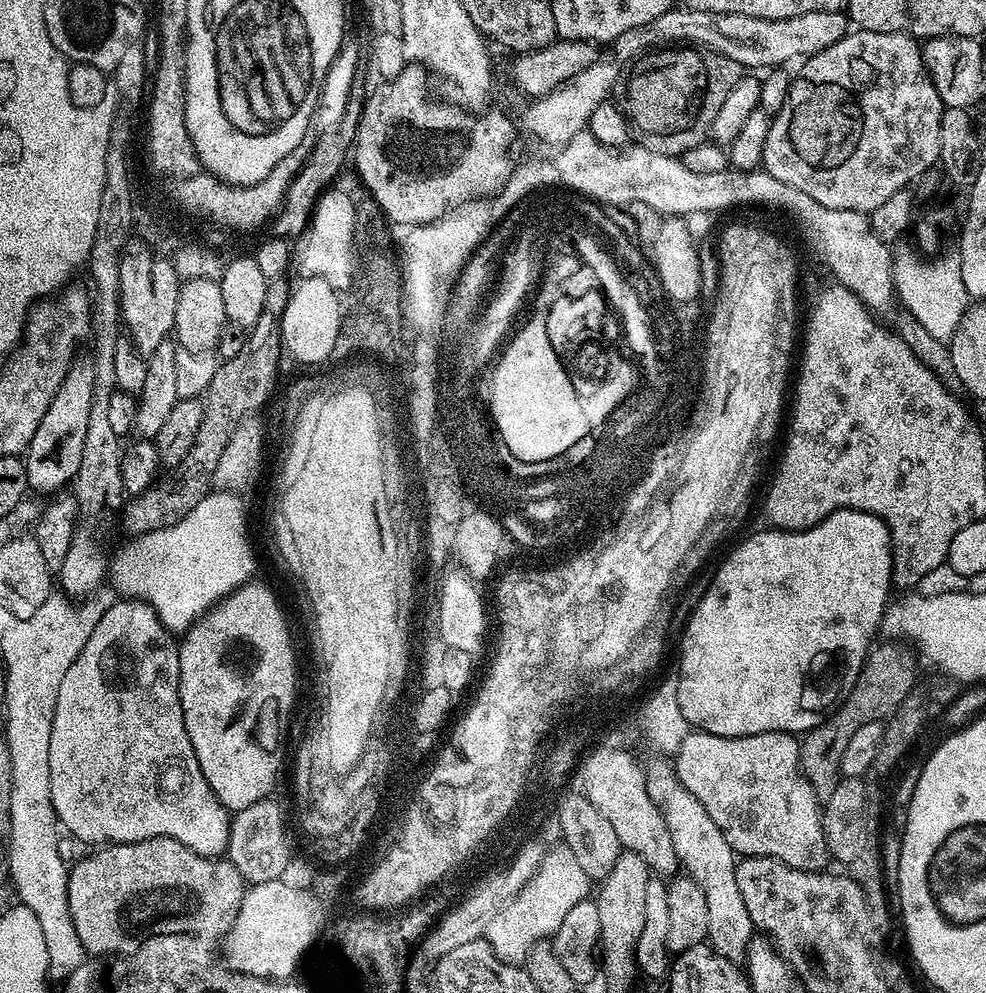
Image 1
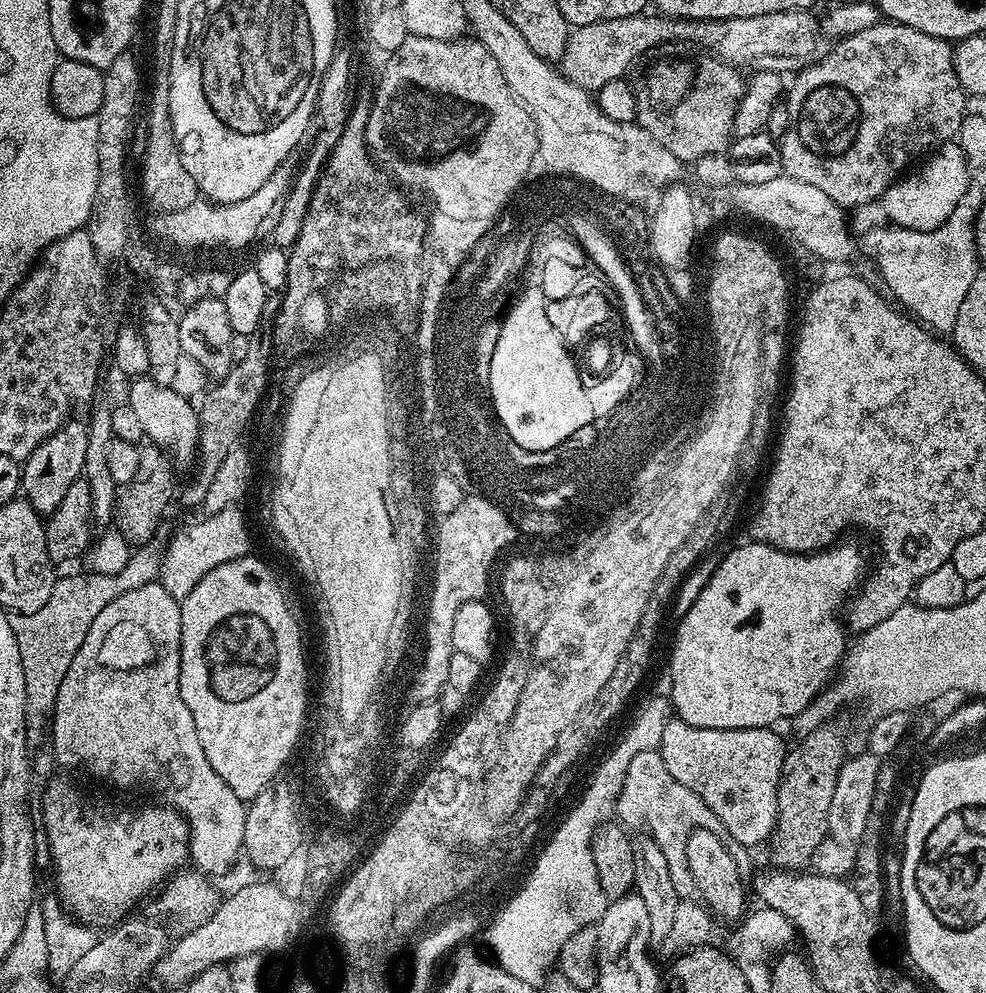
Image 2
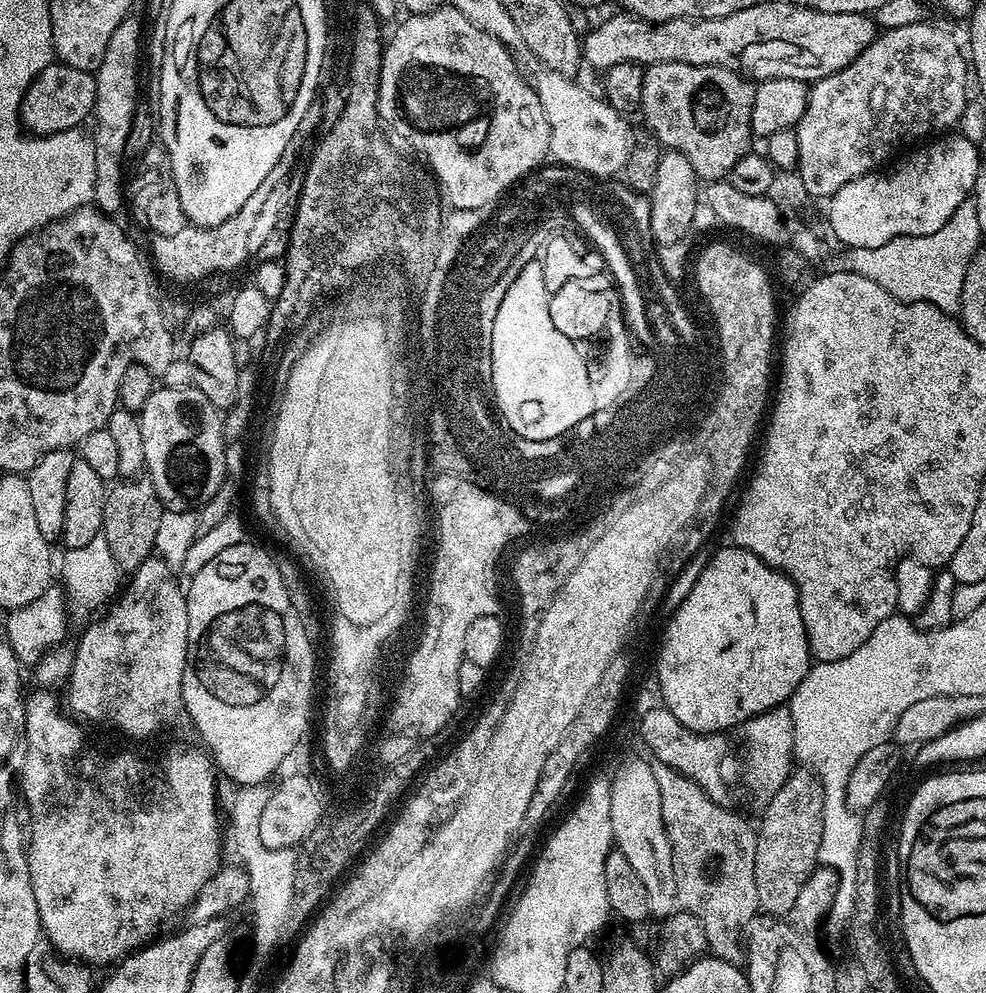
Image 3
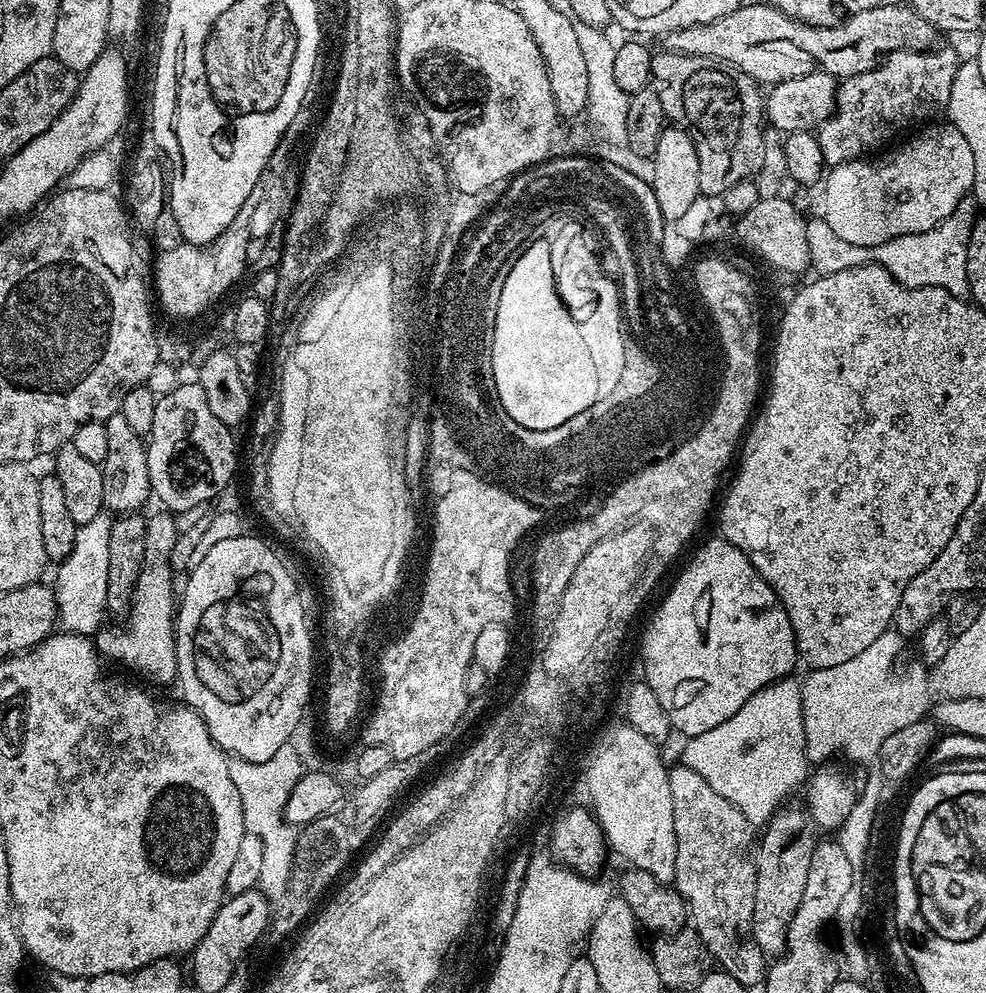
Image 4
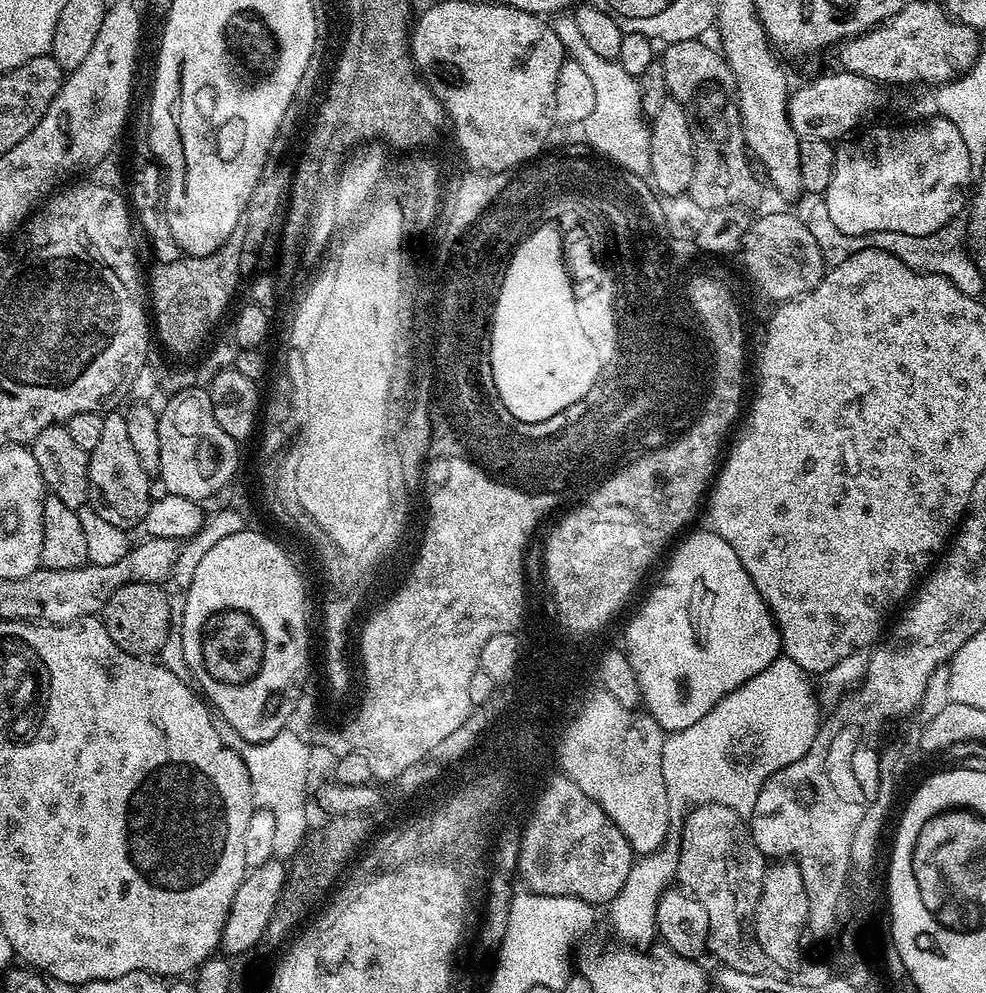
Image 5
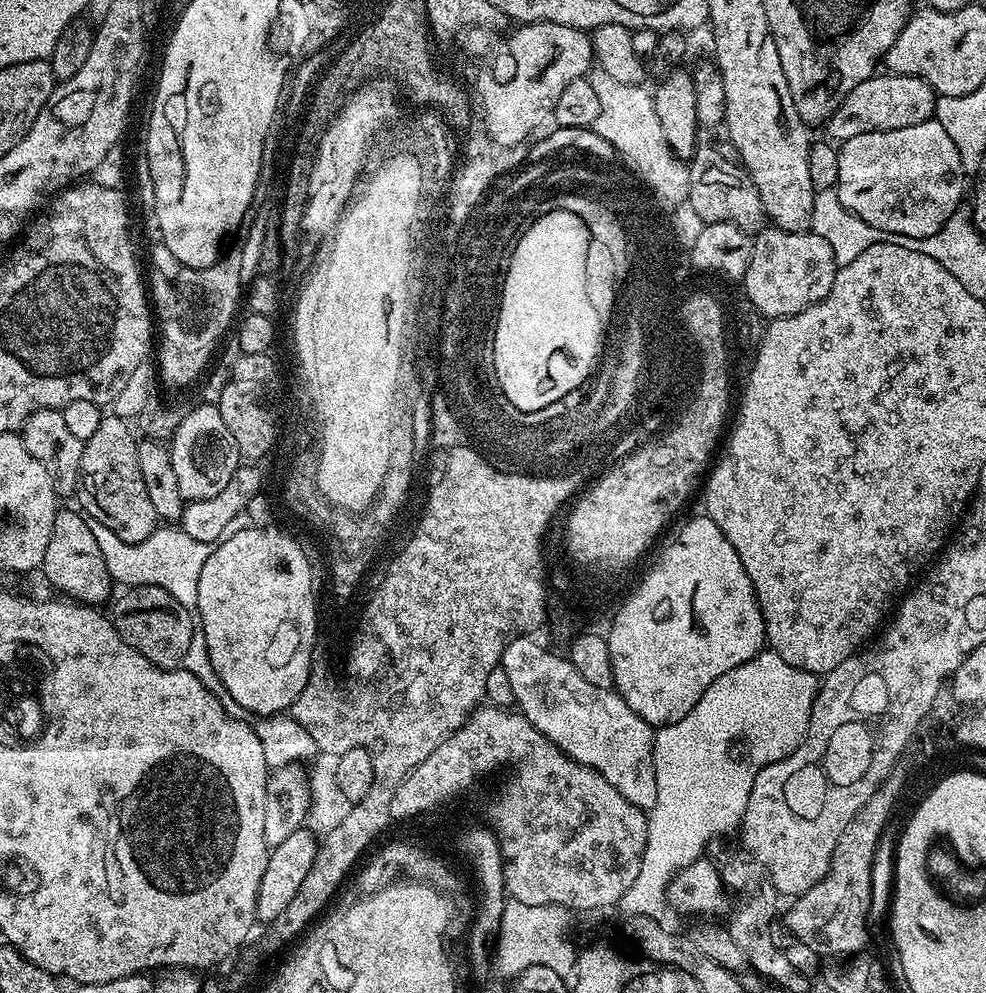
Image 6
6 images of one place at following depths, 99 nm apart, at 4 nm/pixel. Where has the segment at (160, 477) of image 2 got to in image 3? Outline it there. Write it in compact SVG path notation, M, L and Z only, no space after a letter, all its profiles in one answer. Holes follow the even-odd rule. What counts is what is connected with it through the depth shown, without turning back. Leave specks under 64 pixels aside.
M124 478L108 488L102 535L106 538L110 554L114 554L114 562L121 573L135 572L138 566L142 566L142 562L146 562L148 556L156 552L158 524L165 511L151 480L147 478Z

